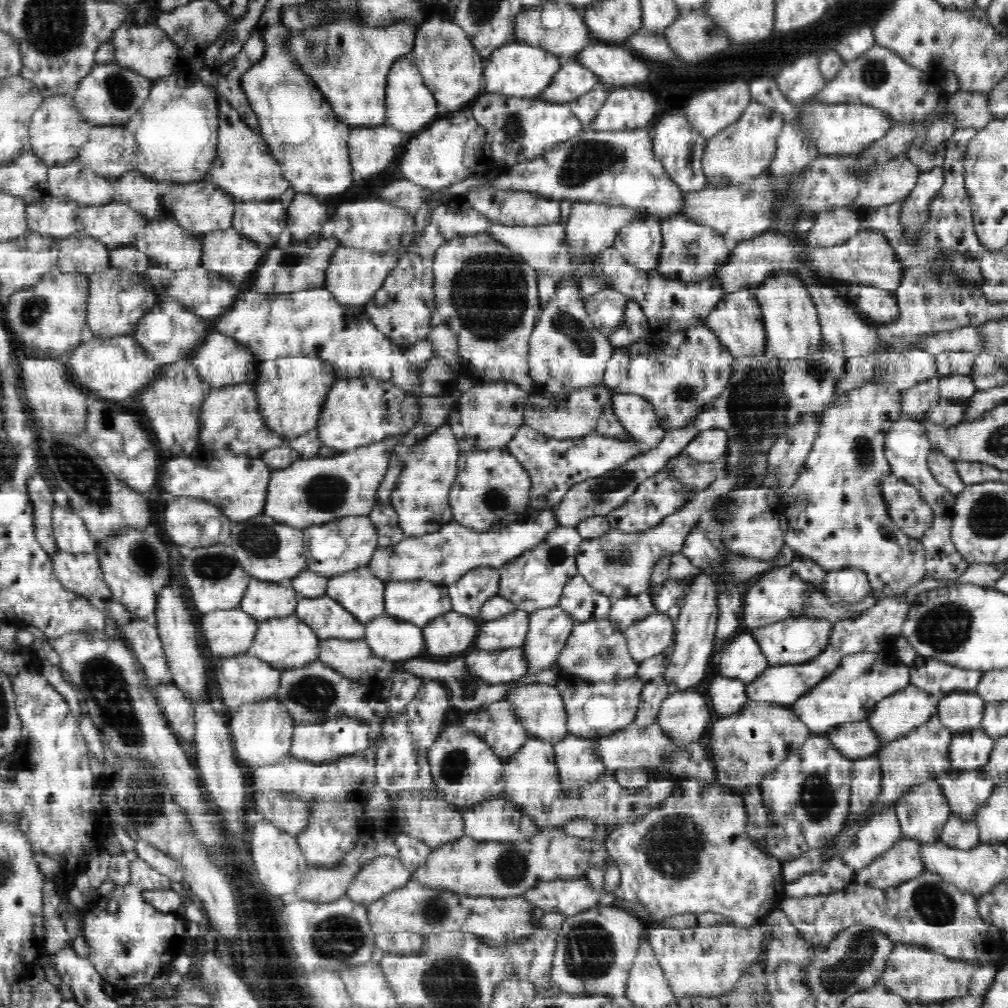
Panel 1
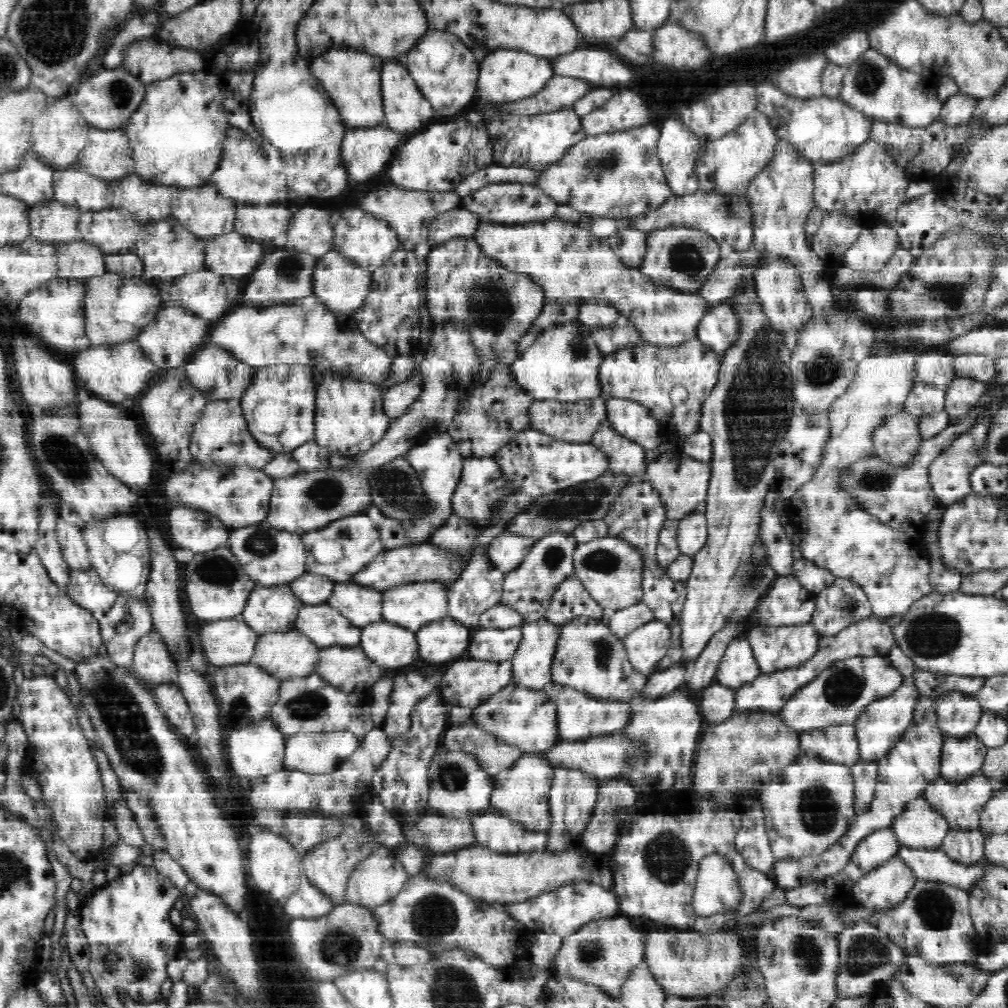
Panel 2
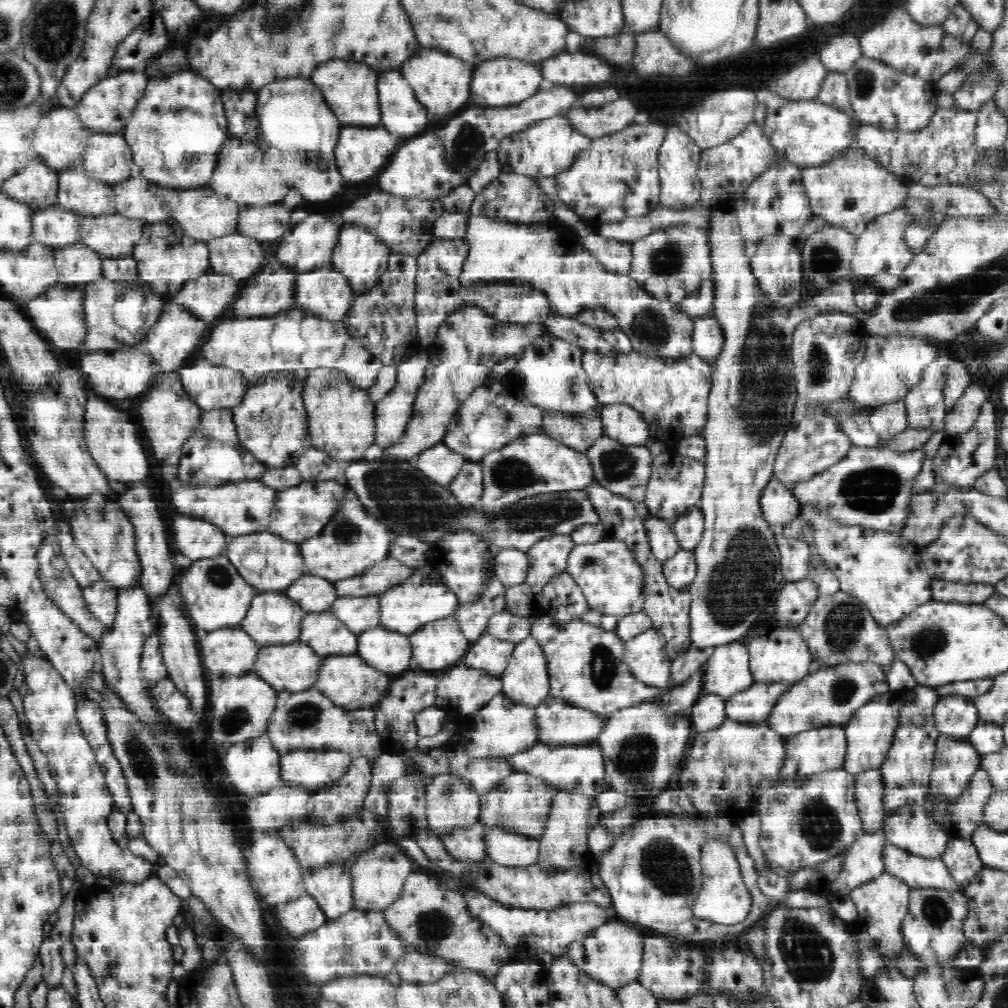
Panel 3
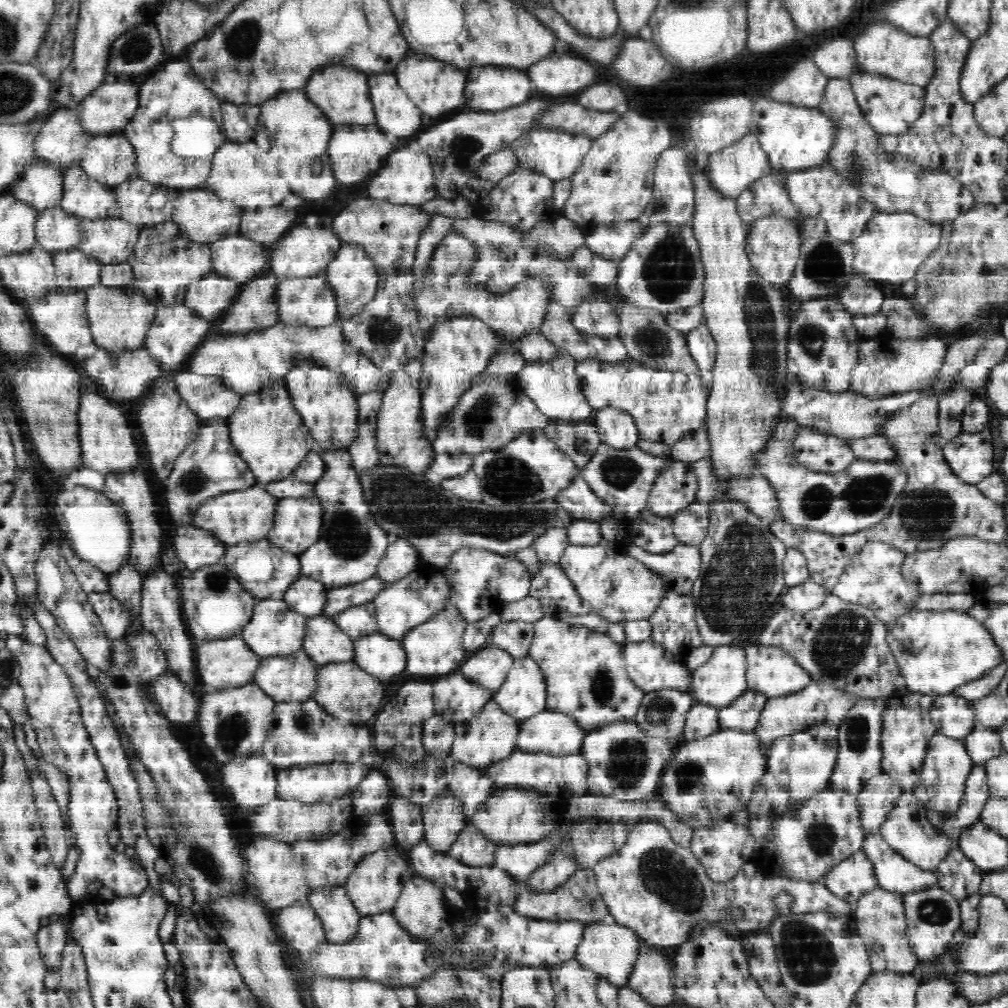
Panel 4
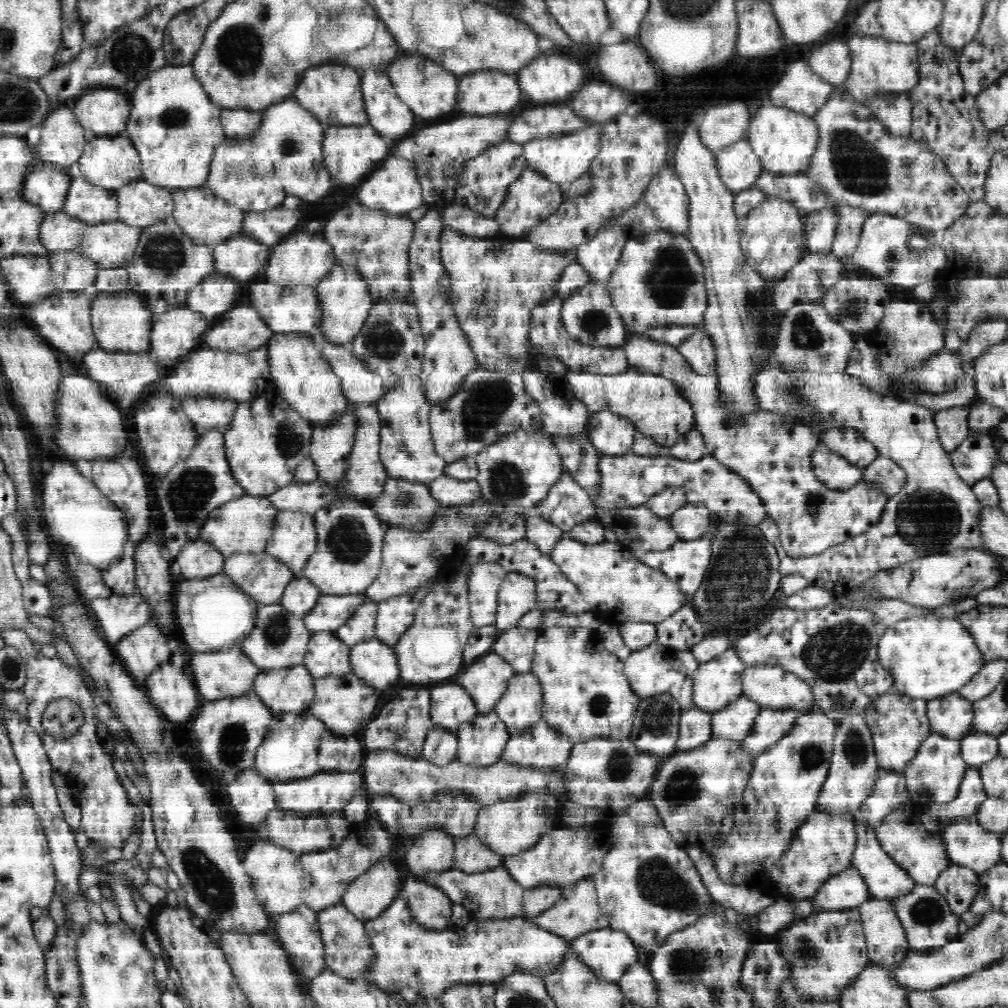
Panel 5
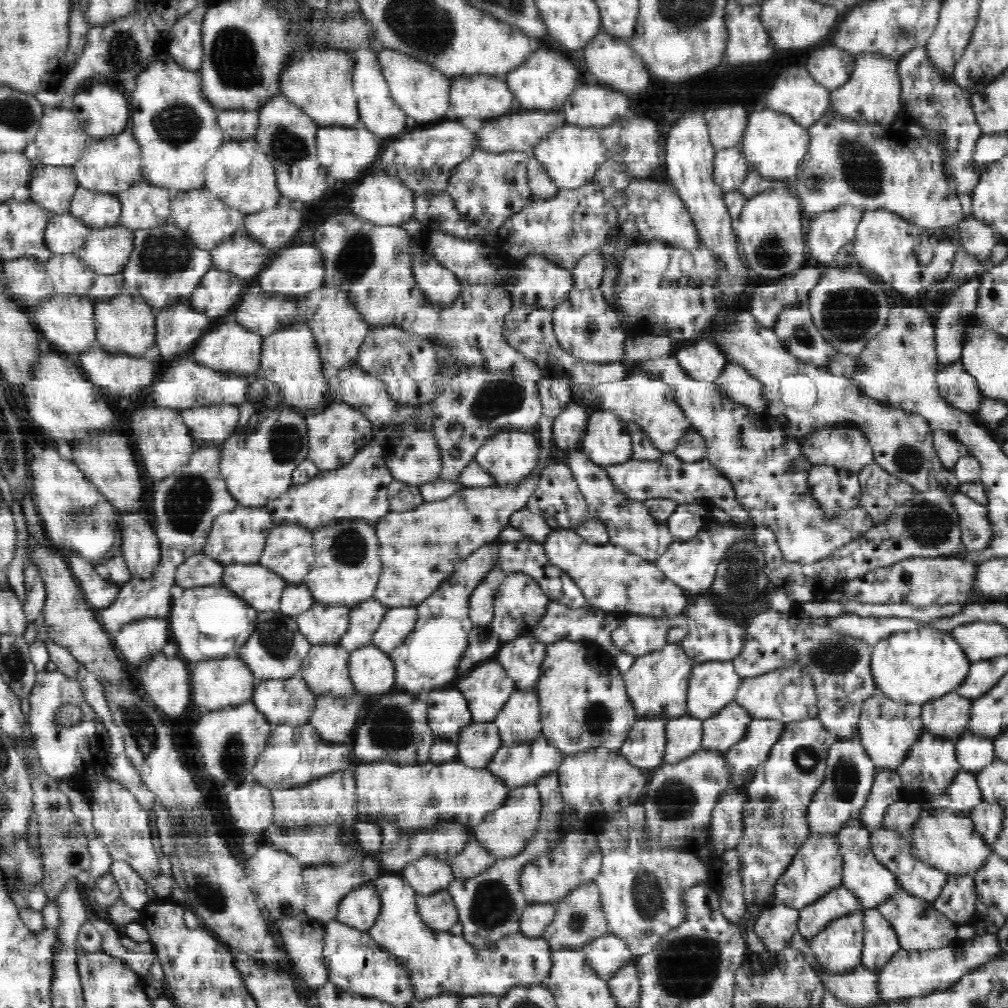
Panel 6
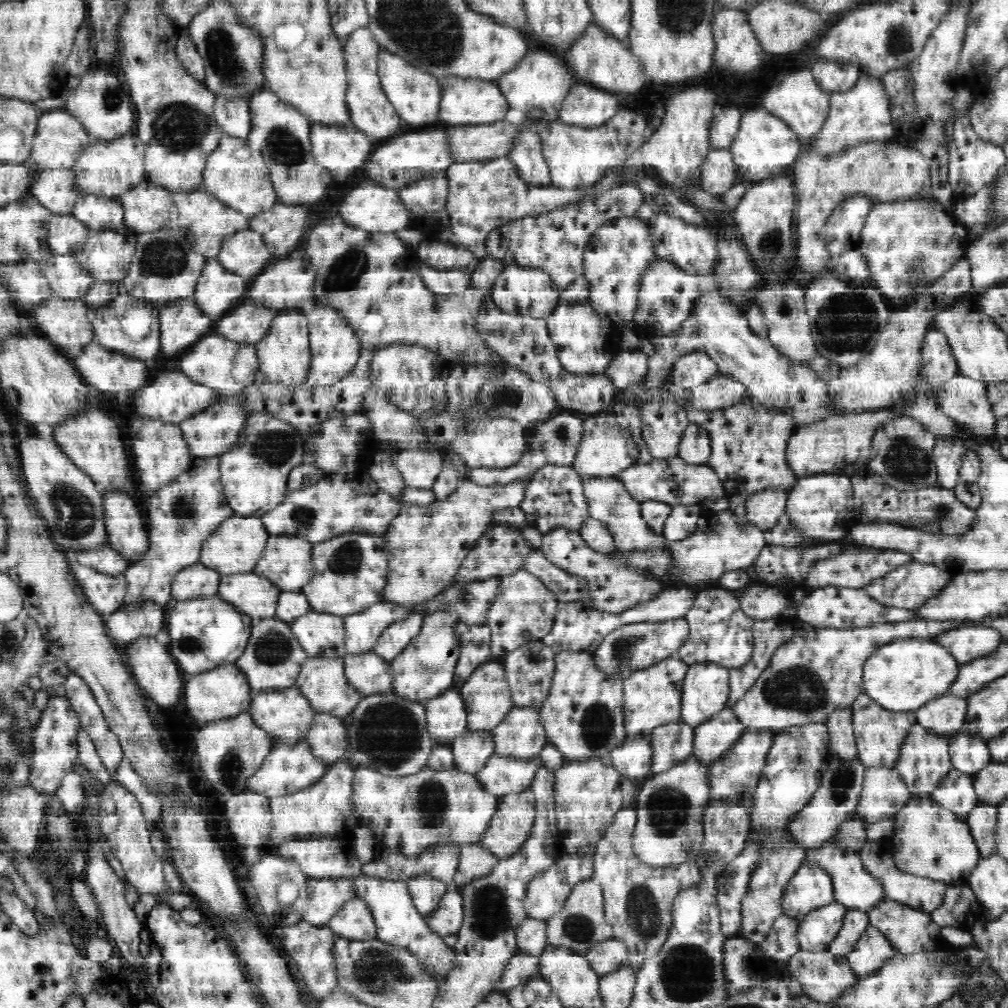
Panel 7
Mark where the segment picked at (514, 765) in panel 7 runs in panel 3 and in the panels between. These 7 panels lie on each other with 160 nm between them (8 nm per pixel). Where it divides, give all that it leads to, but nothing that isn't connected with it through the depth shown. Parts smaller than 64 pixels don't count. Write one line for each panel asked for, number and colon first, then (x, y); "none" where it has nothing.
3: (560, 723)
4: (552, 732)
5: (541, 745)
6: (524, 764)

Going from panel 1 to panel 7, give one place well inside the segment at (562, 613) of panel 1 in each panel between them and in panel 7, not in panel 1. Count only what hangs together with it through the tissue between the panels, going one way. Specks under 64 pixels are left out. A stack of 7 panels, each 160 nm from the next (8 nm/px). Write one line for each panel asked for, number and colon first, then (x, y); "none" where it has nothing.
2: (532, 662)
3: (526, 678)
4: (523, 693)
5: (520, 707)
6: (519, 721)
7: (521, 735)

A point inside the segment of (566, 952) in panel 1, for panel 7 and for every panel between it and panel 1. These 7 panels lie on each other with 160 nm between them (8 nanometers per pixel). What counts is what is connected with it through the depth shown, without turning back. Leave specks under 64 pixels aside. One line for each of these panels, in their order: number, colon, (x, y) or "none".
2: (604, 953)
3: (612, 953)
4: (610, 950)
5: (609, 953)
6: (606, 954)
7: (607, 956)

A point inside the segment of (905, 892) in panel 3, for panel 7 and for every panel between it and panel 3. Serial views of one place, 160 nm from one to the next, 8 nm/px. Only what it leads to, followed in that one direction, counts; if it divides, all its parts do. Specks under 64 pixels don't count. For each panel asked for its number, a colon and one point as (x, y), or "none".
4: (881, 923)
5: (887, 945)
6: (880, 942)
7: (873, 949)

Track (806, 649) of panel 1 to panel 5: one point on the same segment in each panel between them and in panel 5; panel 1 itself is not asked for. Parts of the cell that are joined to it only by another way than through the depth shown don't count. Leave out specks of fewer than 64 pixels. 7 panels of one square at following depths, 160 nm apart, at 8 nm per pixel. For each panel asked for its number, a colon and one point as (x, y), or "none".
2: (776, 648)
3: (779, 655)
4: (771, 670)
5: (770, 685)

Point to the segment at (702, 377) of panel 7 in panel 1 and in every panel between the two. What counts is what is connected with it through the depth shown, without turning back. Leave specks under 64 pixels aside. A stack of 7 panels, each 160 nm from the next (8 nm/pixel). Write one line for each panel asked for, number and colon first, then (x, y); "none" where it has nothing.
1: (738, 322)
2: (720, 327)
3: (708, 337)
4: (703, 349)
5: (698, 350)
6: (702, 360)

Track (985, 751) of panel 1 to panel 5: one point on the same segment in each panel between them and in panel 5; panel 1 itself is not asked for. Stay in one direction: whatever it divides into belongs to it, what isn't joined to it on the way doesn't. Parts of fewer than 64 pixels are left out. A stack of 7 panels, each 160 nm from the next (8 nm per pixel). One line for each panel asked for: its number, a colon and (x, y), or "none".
2: (962, 757)
3: (956, 761)
4: (947, 766)
5: (935, 775)

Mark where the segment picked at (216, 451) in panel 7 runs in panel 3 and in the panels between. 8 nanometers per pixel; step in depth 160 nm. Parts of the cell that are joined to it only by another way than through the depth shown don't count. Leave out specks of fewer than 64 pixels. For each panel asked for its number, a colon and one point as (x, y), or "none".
3: (210, 386)
4: (209, 397)
5: (207, 413)
6: (210, 423)

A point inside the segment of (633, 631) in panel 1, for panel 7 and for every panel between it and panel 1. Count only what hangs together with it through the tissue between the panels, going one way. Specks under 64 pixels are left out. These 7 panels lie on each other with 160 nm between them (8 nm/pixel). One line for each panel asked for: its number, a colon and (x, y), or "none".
2: (645, 645)
3: (646, 656)
4: (649, 665)
5: (653, 669)
6: (657, 683)
7: (653, 696)

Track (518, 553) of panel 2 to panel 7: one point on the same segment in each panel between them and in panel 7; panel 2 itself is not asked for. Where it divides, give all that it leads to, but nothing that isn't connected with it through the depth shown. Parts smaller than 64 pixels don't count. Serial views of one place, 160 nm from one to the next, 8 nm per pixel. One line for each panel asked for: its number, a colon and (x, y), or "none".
3: (511, 564)
4: (515, 580)
5: (517, 594)
6: (520, 603)
7: (524, 610)

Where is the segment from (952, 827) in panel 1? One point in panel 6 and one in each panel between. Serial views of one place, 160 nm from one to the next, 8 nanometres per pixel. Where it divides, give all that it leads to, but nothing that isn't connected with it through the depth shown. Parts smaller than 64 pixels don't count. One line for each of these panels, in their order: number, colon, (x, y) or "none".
2: (966, 846)
3: (961, 858)
4: (958, 875)
5: (959, 885)
6: (957, 900)

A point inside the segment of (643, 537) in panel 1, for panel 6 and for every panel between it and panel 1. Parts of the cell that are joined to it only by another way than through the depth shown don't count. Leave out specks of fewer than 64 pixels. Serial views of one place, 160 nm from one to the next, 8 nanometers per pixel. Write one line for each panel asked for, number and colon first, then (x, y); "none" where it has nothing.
2: (611, 569)
3: (610, 576)
4: (619, 587)
5: (618, 587)
6: (620, 583)

